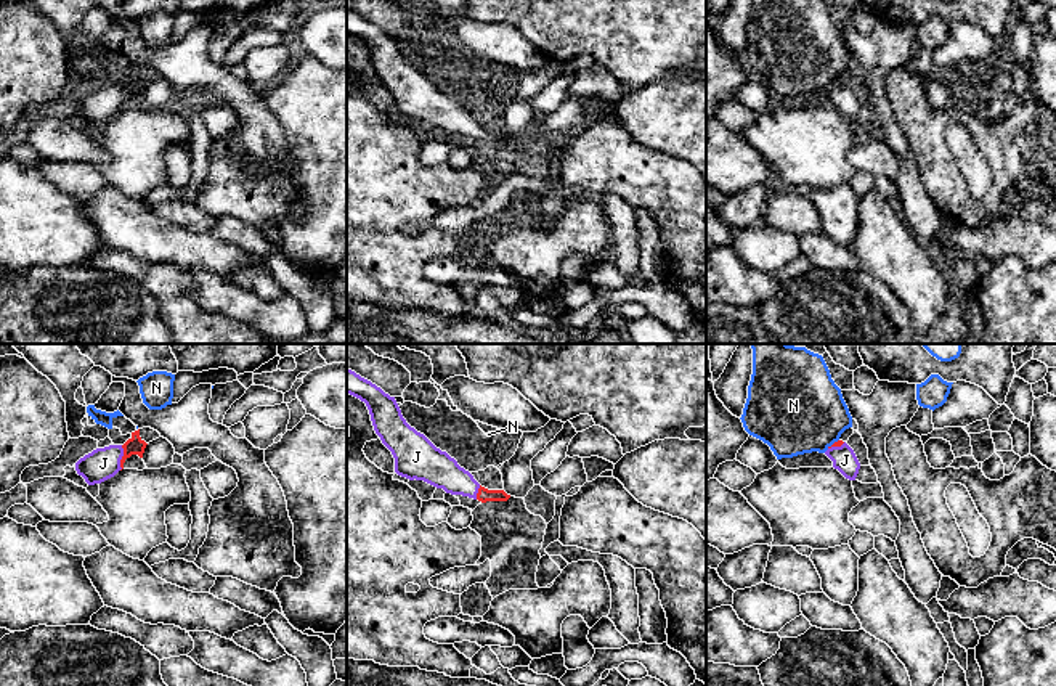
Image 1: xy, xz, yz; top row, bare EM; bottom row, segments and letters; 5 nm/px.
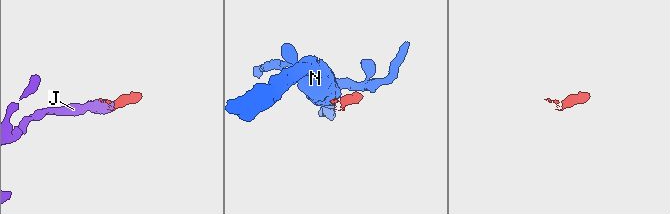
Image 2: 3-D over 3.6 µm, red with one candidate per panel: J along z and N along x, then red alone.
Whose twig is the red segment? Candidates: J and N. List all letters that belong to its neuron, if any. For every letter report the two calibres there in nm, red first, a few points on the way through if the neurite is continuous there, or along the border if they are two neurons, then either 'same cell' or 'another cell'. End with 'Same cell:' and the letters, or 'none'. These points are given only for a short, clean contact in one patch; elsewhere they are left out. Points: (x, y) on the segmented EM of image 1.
J: 90 nm thick on the red side, 160 nm on the other; runs through xy (135, 445), (122, 458), (111, 458), (103, 463); same cell
N: 30 nm thick on the red side, 440 nm on the other; border along yz (838, 439), (827, 447); another cell
Same cell: J

